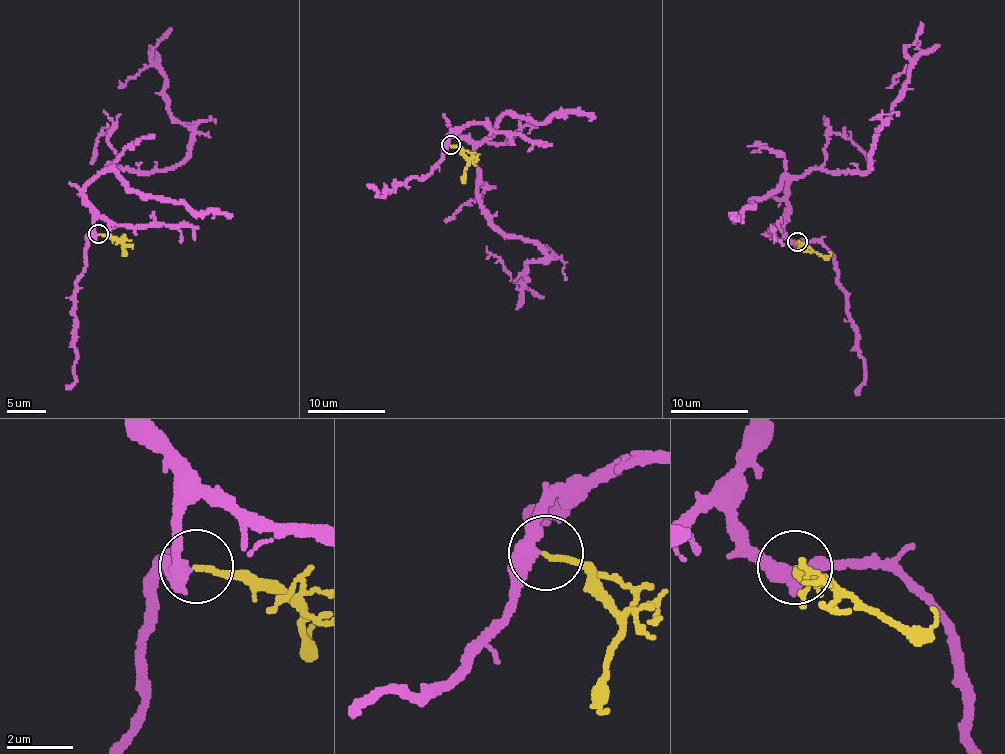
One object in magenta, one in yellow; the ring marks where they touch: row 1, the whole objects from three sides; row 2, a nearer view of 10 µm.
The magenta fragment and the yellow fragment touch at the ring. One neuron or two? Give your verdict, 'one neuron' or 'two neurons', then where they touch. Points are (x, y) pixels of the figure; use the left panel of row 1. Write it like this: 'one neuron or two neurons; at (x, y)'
one neuron; at (98, 233)

